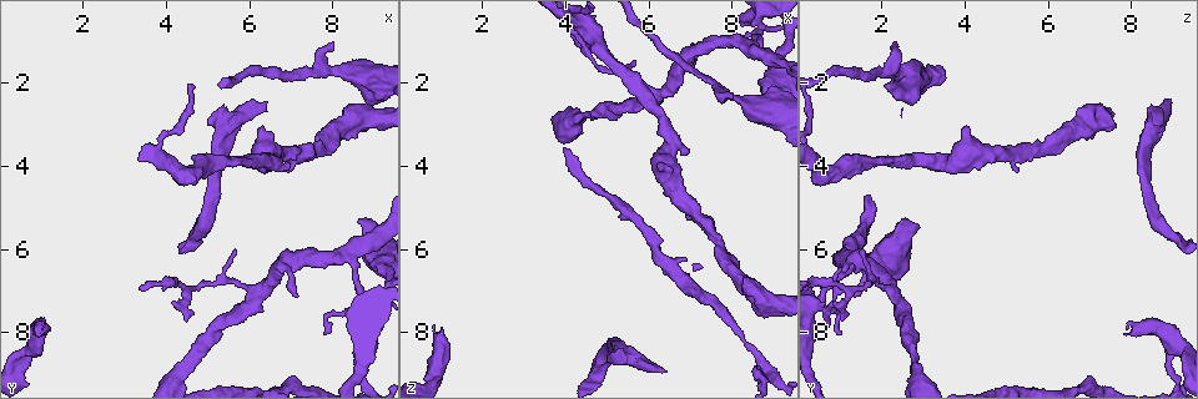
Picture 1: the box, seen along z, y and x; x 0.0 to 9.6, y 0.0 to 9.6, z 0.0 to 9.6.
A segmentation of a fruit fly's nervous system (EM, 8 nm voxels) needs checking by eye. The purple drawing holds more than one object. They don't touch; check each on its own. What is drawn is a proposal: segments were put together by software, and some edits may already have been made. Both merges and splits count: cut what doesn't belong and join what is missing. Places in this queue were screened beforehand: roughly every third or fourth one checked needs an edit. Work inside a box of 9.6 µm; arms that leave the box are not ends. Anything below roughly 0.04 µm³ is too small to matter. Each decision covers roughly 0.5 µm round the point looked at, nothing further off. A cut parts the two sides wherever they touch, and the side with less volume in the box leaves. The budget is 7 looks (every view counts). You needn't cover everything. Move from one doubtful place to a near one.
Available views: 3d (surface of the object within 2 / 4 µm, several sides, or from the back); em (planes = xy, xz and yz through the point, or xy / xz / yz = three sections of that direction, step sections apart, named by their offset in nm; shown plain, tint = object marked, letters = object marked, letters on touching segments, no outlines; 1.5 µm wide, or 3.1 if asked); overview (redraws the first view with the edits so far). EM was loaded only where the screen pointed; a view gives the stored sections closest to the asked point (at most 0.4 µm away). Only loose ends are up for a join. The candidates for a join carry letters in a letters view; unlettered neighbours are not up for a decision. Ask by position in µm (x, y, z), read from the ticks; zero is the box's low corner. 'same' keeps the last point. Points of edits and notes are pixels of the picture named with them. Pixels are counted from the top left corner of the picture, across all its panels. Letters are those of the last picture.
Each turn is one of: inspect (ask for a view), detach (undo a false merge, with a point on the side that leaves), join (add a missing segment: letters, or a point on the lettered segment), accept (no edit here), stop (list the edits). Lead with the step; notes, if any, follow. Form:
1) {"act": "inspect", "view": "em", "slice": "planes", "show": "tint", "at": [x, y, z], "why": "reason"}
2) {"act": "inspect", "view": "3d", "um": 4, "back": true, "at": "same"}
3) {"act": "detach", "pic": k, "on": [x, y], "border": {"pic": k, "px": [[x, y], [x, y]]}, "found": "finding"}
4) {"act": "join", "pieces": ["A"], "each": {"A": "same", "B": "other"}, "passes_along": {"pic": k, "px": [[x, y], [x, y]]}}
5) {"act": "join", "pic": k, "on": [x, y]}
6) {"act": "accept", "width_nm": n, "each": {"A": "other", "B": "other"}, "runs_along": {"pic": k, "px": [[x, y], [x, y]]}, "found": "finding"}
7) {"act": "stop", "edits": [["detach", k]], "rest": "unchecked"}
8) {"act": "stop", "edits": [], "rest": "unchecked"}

{"act": "inspect", "view": "3d", "um": 4, "at": [8.00, 1.00, 2.30], "why": "thin end"}

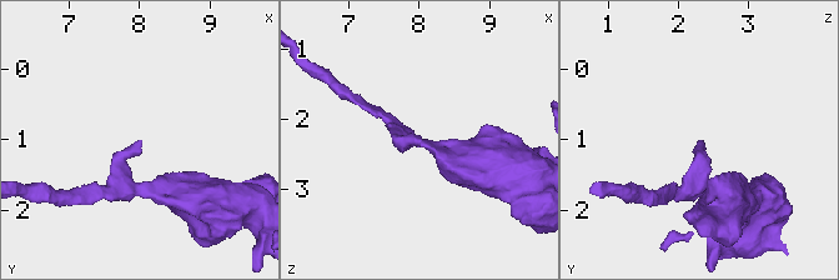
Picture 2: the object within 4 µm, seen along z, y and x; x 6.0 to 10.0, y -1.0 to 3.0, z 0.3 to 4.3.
{"act": "inspect", "view": "em", "slice": "xy", "step": 8, "show": "plain", "at": [8.05, 1.05, 2.35]}

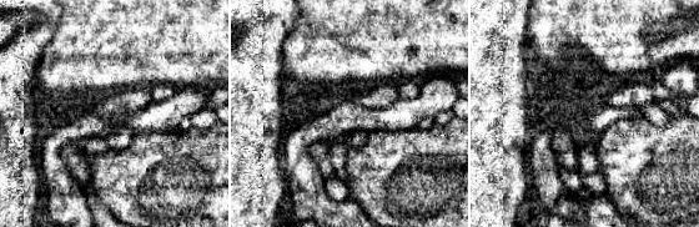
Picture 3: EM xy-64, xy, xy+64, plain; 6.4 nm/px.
{"act": "inspect", "view": "em", "slice": "xy", "step": 8, "show": "letters", "at": "same", "why": "what lies round it"}

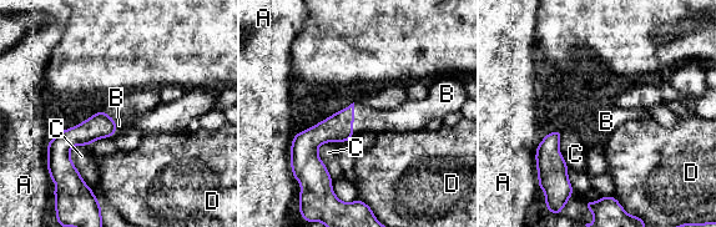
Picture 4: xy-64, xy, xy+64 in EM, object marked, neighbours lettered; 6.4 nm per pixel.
{"act": "join", "pieces": ["B"], "width_nm": 150, "each": {"A": "other", "B": "same", "C": "other", "D": "other"}, "passes_along": {"pic": 4, "px": [[338, 127], [353, 120], [367, 119]]}, "found": "it goes on there"}

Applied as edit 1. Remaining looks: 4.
{"act": "inspect", "view": "overview"}

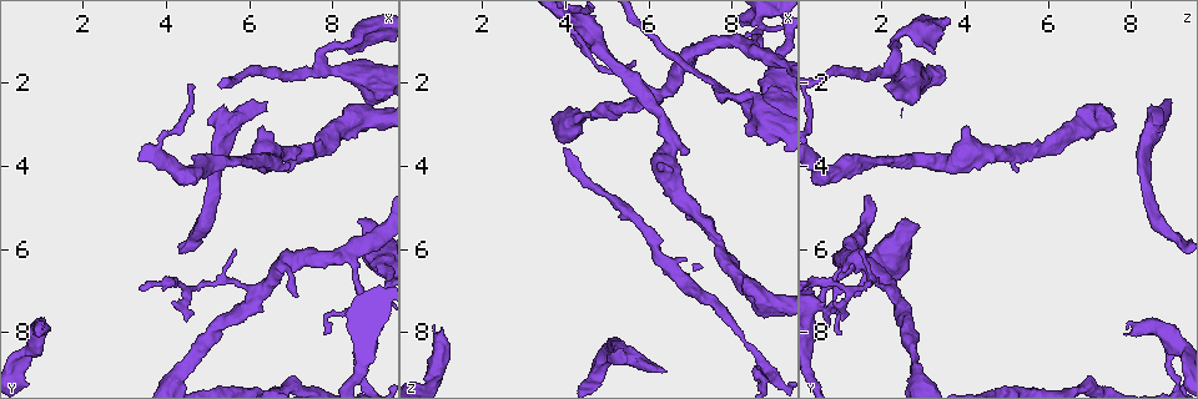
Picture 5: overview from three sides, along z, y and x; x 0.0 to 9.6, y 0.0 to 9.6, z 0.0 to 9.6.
{"act": "inspect", "view": "3d", "um": 2, "at": [5.30, 3.30, 8.30], "why": "calibre changes"}

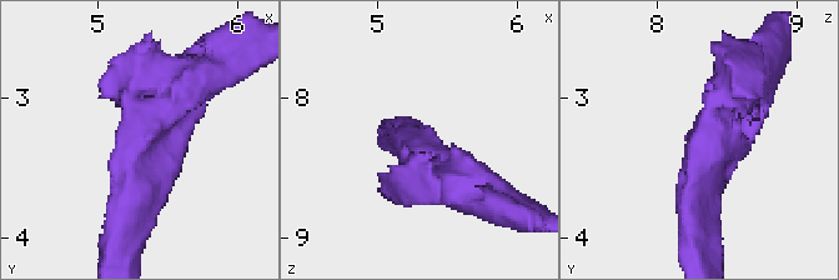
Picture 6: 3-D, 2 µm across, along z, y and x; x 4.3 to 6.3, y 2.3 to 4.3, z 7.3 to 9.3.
{"act": "inspect", "view": "em", "slice": "yz", "step": 4, "show": "tint", "at": [5.30, 3.22, 8.36], "arm_widths_nm": [220, 280]}

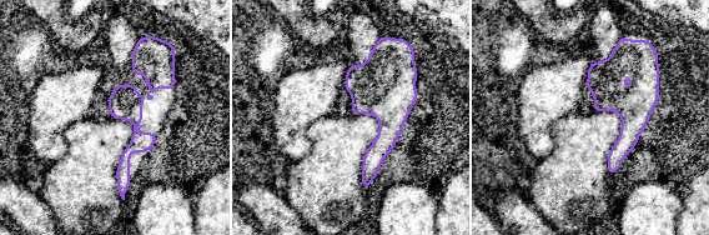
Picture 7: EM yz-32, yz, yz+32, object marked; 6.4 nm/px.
{"act": "inspect", "view": "em", "slice": "planes", "show": "letters", "at": "same"}

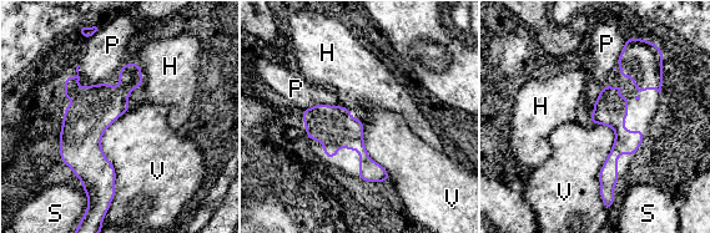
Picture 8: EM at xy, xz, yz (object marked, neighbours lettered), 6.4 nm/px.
{"act": "accept", "longest_contact_nm": ["V", 600], "each": {"H": "other", "P": "other", "S": "other", "V": "other"}, "border": {"pic": 8, "px": [[328, 104], [317, 104], [303, 110]]}, "found": "all the same neuron"}

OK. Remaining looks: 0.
{"act": "stop", "edits": [["join", 4]], "rest": "unchecked"}

